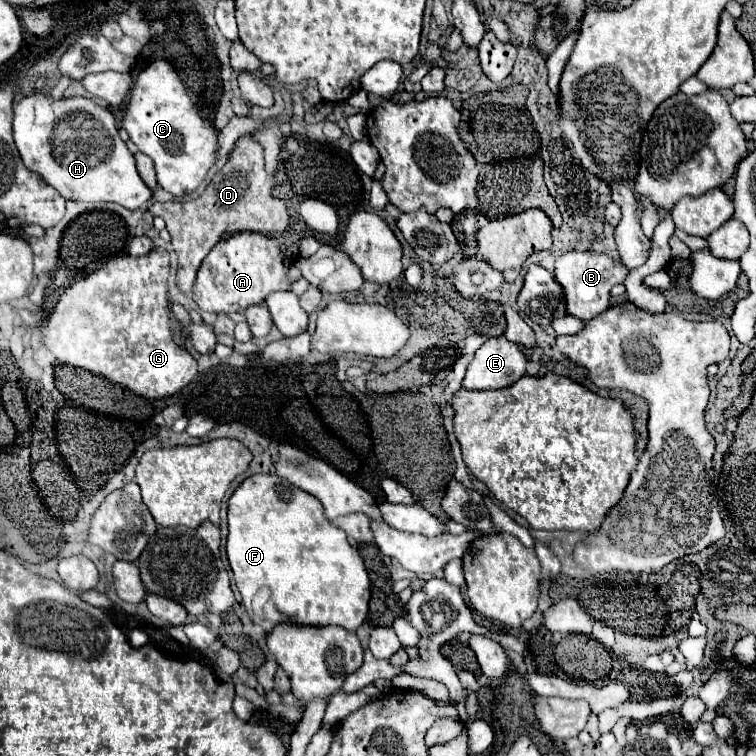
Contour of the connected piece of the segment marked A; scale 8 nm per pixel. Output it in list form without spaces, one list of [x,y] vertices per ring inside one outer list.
[[[240,231],[220,239],[220,243],[212,247],[212,251],[204,257],[192,293],[202,311],[234,313],[246,311],[250,305],[266,301],[266,297],[274,291],[290,291],[292,283],[300,277],[302,273],[298,271],[298,267],[284,265],[282,251],[276,239],[262,233]]]

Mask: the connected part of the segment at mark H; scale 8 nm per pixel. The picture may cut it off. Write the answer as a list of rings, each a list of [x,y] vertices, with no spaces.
[[[42,95],[24,97],[14,107],[14,141],[24,165],[42,175],[68,201],[118,203],[126,209],[140,209],[152,191],[140,179],[134,155],[120,139],[112,113],[88,97],[54,99],[48,97],[54,121],[38,125],[34,121],[34,105]]]

